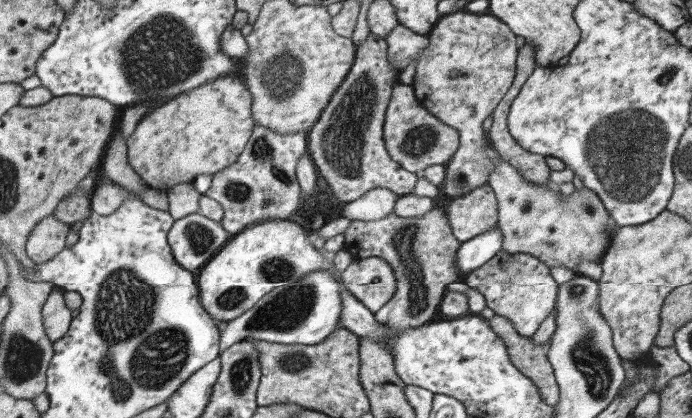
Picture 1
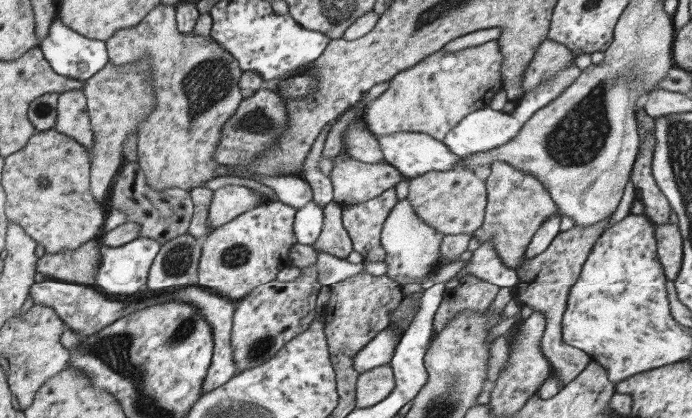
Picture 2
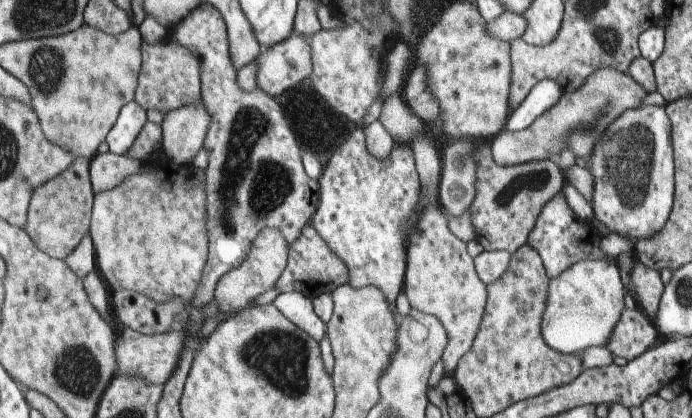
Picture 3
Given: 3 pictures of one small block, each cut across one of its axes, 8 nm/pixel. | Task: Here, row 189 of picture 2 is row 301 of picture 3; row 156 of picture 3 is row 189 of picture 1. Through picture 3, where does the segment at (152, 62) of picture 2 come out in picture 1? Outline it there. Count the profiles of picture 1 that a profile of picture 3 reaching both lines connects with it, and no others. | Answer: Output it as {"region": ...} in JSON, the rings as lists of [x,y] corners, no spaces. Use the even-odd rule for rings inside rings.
{"region":[[[223,76],[211,84],[203,84],[191,92],[183,92],[165,104],[151,108],[127,138],[127,164],[141,176],[151,190],[167,190],[177,184],[191,184],[199,174],[215,174],[233,164],[245,150],[253,134],[251,94],[239,76]]]}

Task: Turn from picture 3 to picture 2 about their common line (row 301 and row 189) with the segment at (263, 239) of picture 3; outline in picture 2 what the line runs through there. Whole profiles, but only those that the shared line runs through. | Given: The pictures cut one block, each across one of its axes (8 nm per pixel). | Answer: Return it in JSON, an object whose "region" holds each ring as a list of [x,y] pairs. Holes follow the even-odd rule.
{"region":[[[221,186],[213,192],[213,200],[209,206],[209,218],[207,224],[215,228],[231,222],[233,218],[241,216],[243,212],[249,212],[267,200],[263,194],[253,192],[251,188],[245,186]]]}

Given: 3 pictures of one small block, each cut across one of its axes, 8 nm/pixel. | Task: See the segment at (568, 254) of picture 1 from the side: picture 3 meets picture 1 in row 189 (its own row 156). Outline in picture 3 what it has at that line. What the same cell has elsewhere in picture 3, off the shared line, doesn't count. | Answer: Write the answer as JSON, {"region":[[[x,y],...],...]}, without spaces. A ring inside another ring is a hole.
{"region":[[[601,68],[593,72],[579,90],[561,94],[559,102],[543,112],[521,132],[501,130],[489,140],[489,160],[497,166],[519,166],[537,160],[555,160],[563,150],[571,150],[575,156],[587,160],[595,142],[625,110],[639,108],[647,90],[639,86],[629,74],[621,74],[613,68]]]}

